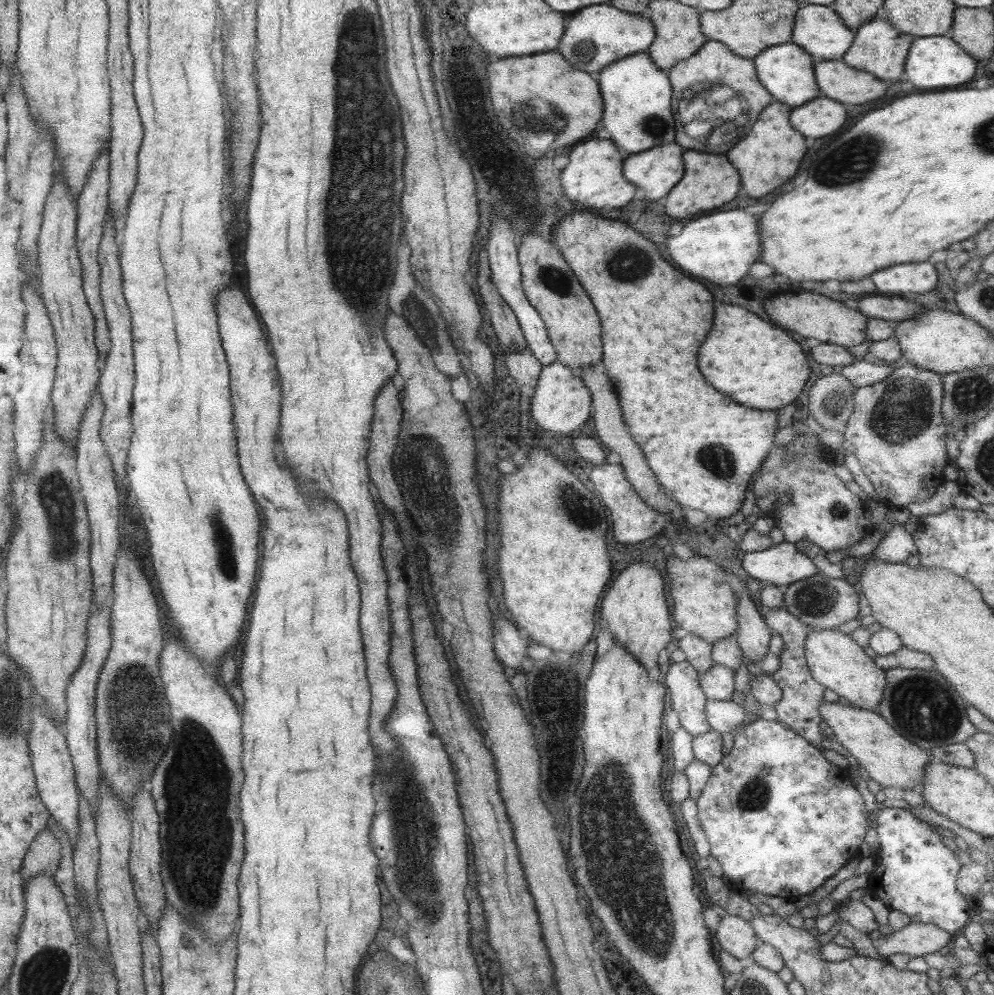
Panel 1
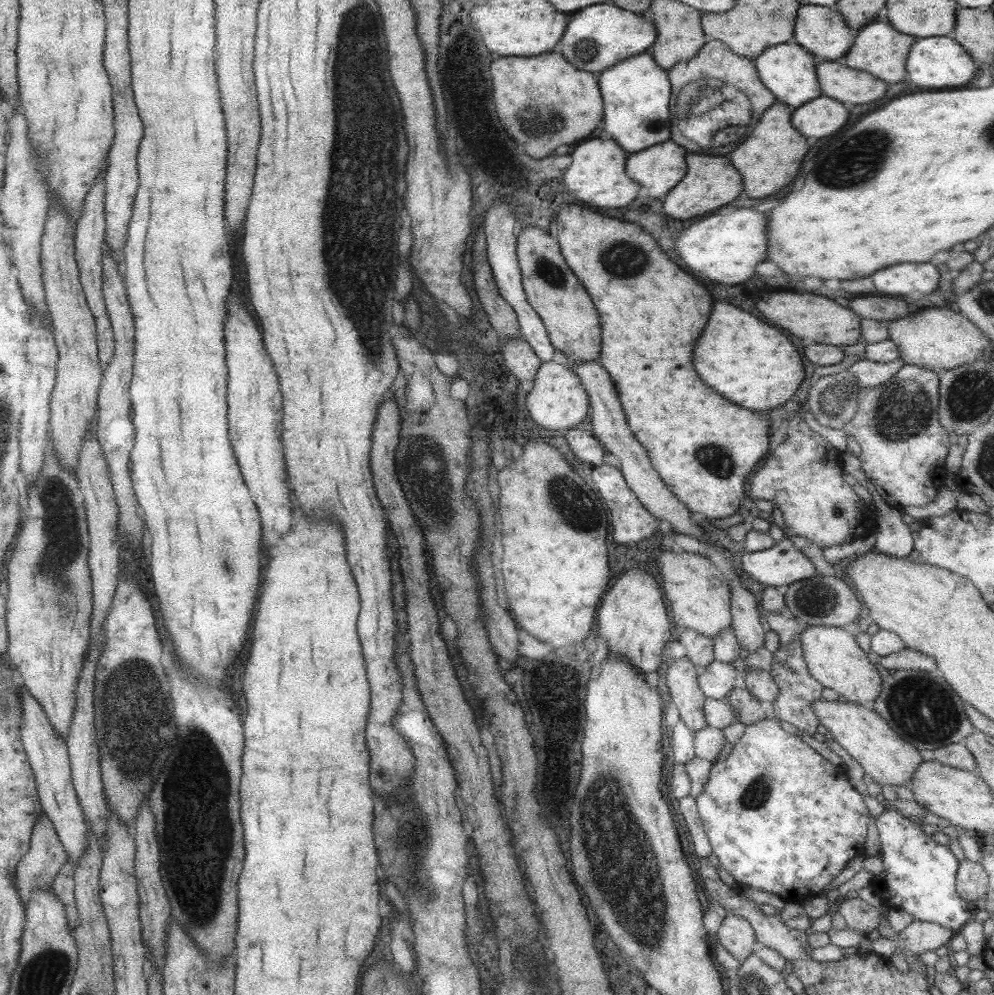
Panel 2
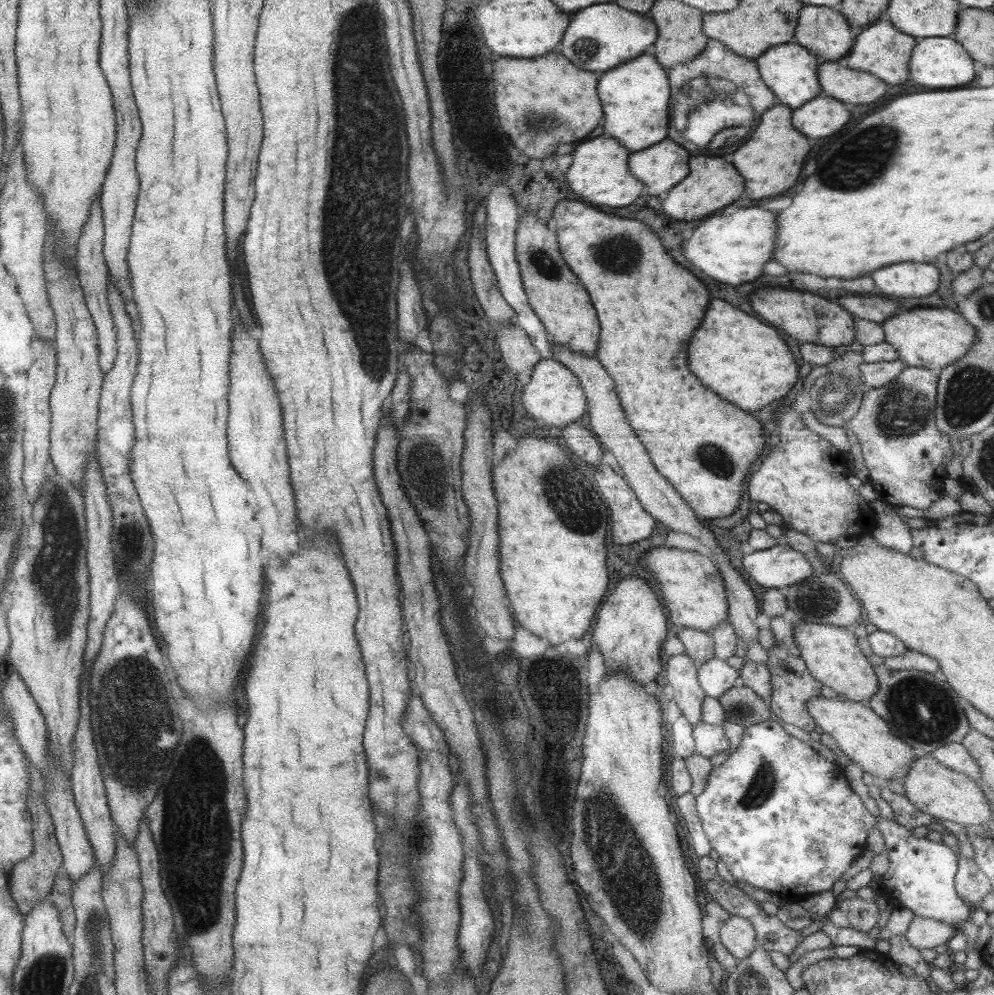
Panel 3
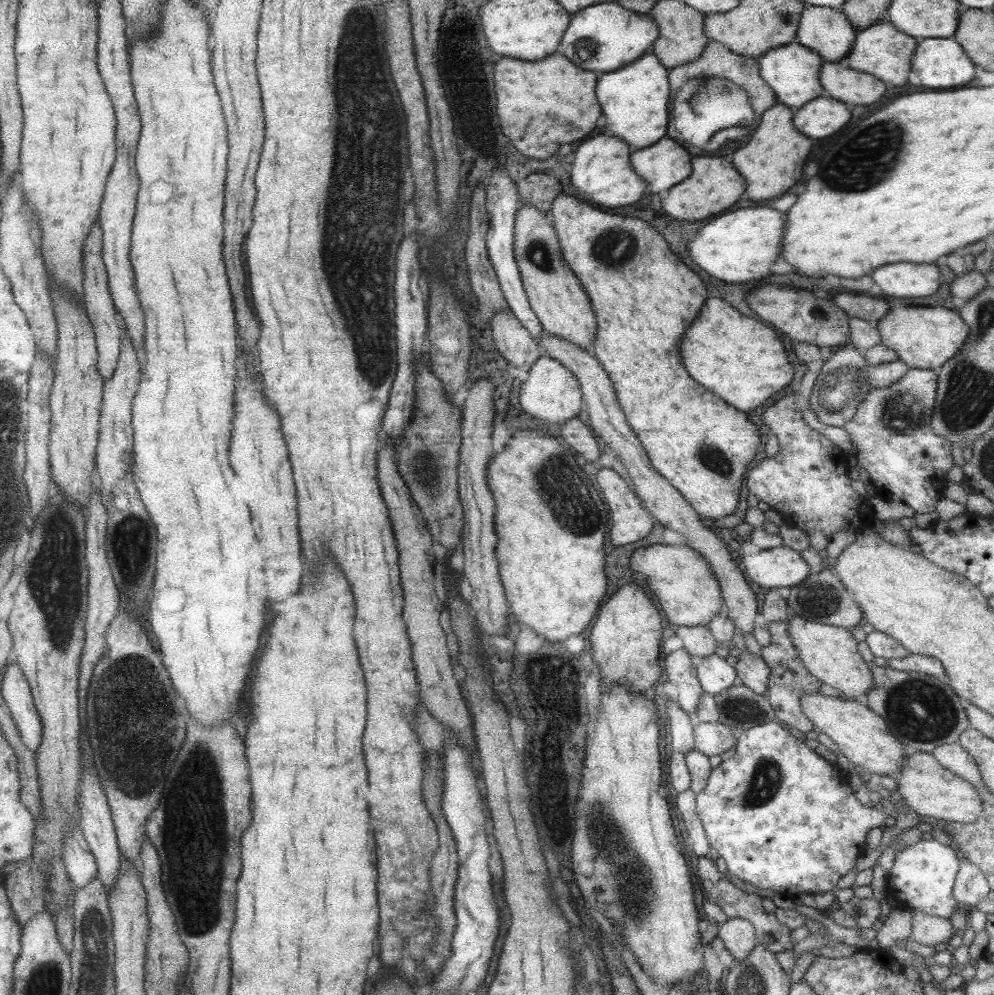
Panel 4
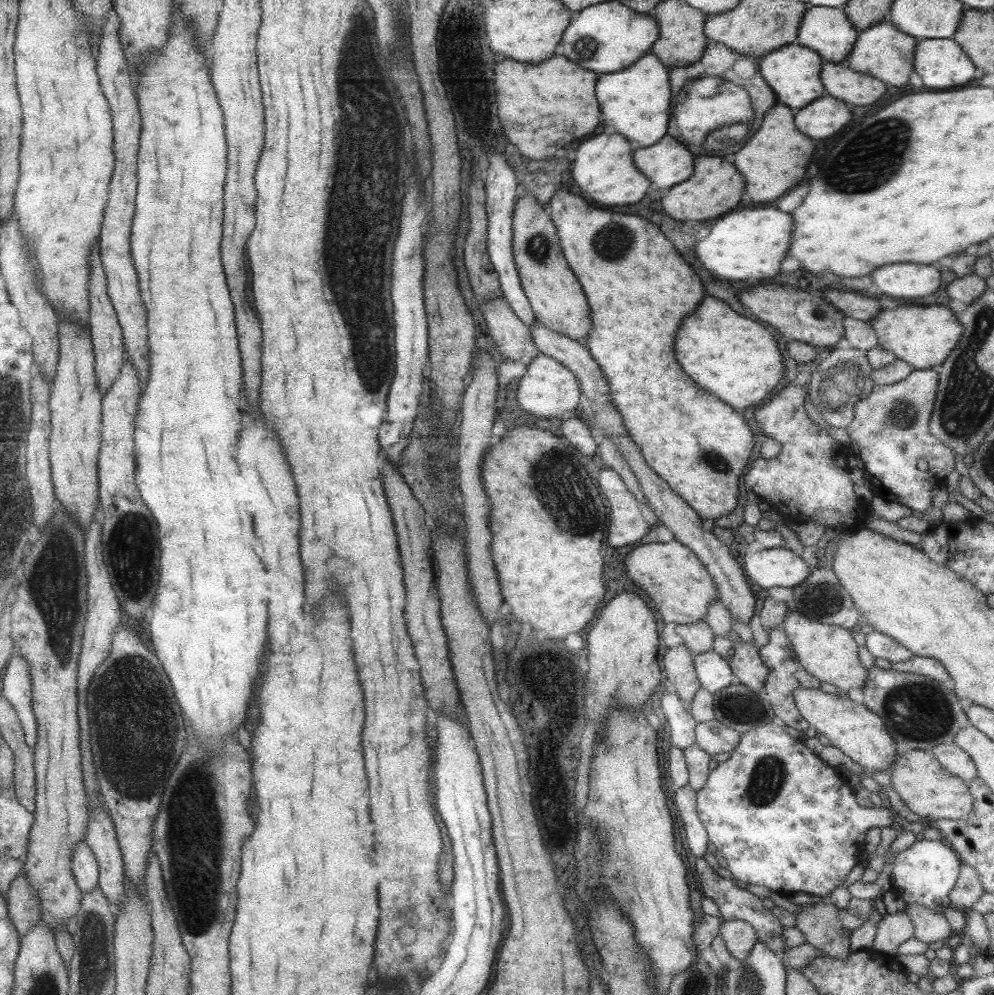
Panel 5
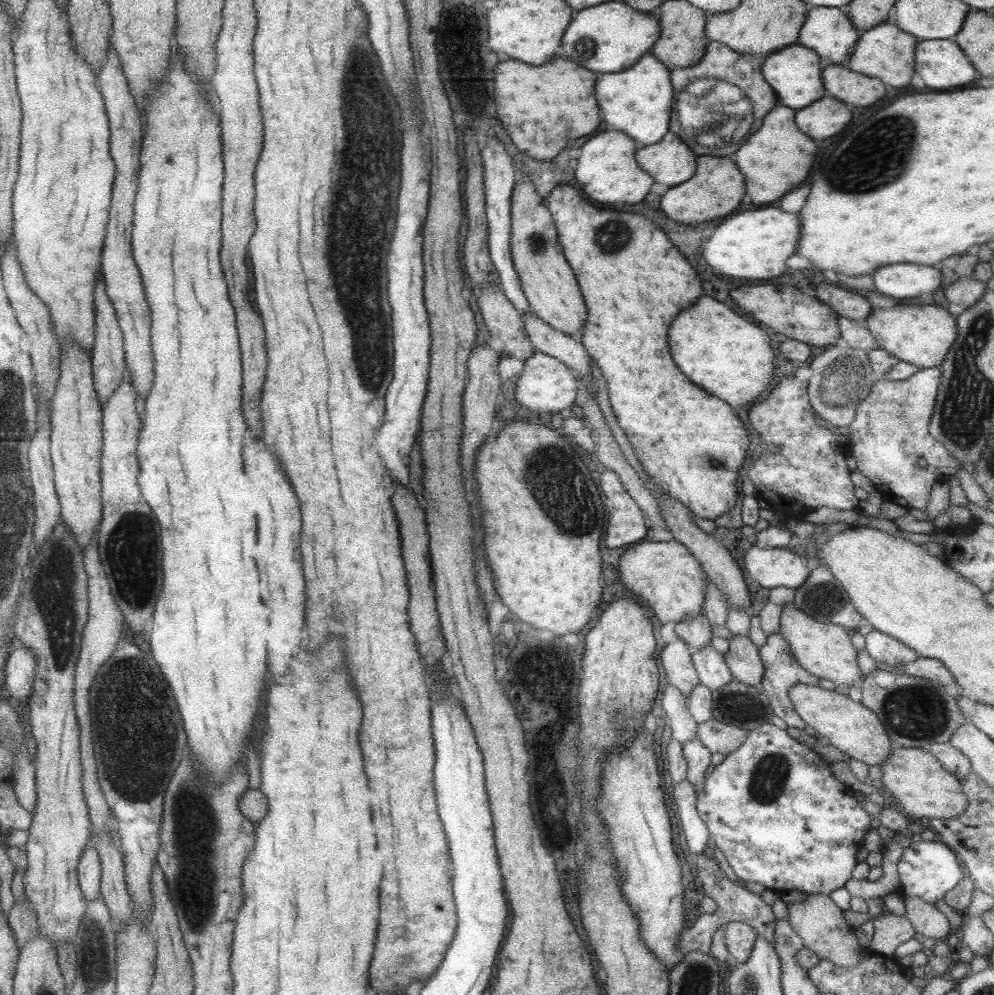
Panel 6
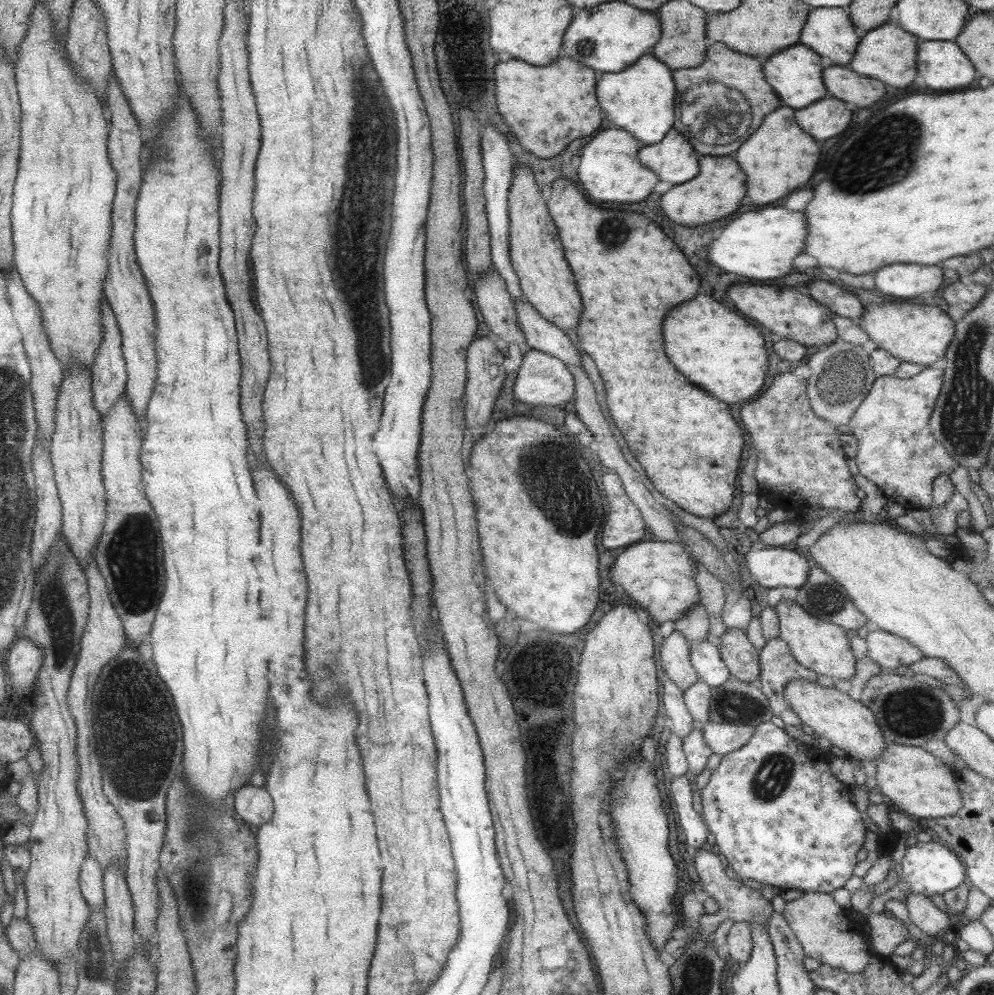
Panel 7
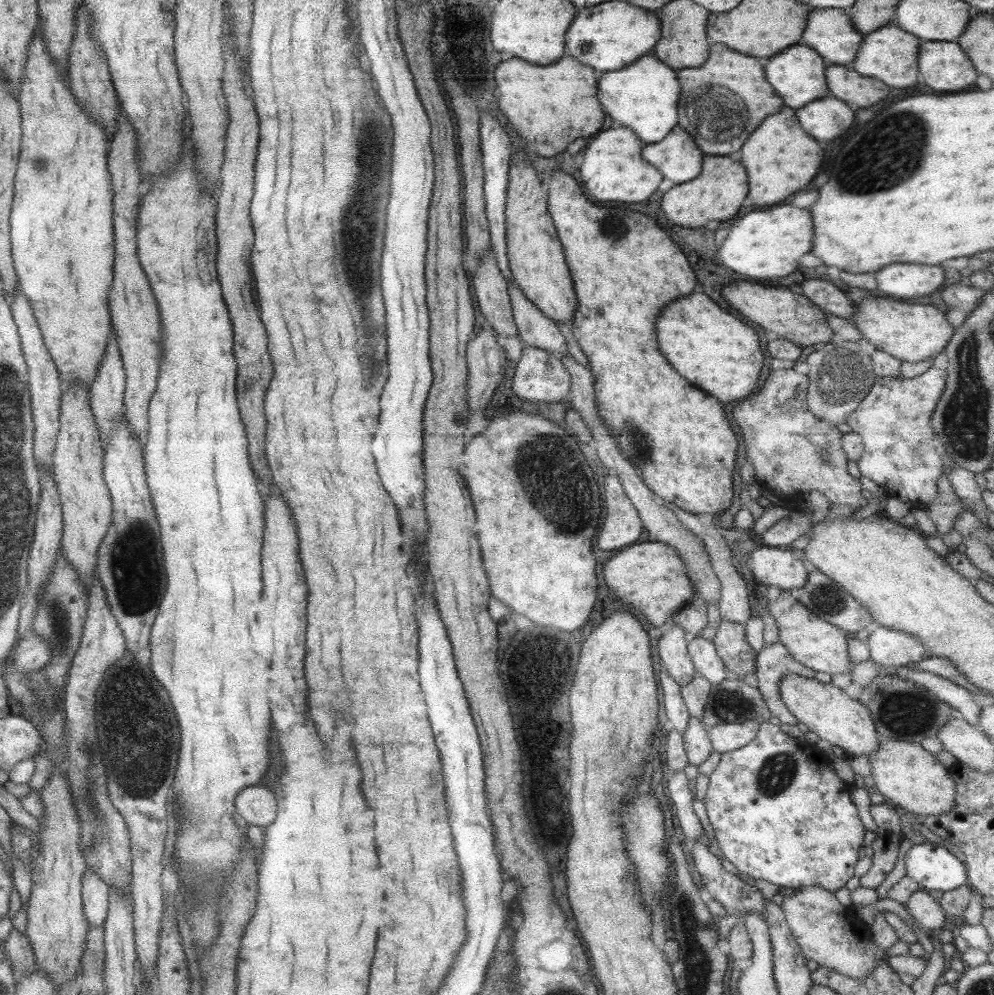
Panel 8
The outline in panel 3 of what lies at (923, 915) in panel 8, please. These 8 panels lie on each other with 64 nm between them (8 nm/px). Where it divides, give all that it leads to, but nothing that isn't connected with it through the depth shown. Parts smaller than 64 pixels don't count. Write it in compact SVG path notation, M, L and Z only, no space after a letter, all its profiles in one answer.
M914 916L903 936L916 949L935 948L939 944L947 944L956 930L950 924L932 918Z

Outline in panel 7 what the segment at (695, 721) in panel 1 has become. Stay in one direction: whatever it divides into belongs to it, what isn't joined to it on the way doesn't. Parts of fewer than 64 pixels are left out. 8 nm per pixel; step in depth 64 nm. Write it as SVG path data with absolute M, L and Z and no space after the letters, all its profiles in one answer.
M675 630L659 646L661 668L682 691L699 680L690 664L689 641Z

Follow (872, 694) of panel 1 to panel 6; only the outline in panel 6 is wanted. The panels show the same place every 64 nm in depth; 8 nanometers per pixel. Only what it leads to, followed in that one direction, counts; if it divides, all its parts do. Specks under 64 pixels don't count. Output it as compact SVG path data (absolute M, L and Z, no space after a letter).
M792 602L781 605L779 626L779 633L788 642L791 655L807 673L843 686L851 686L852 682L863 675L857 667L858 652L852 645L846 628L833 623L817 622Z

